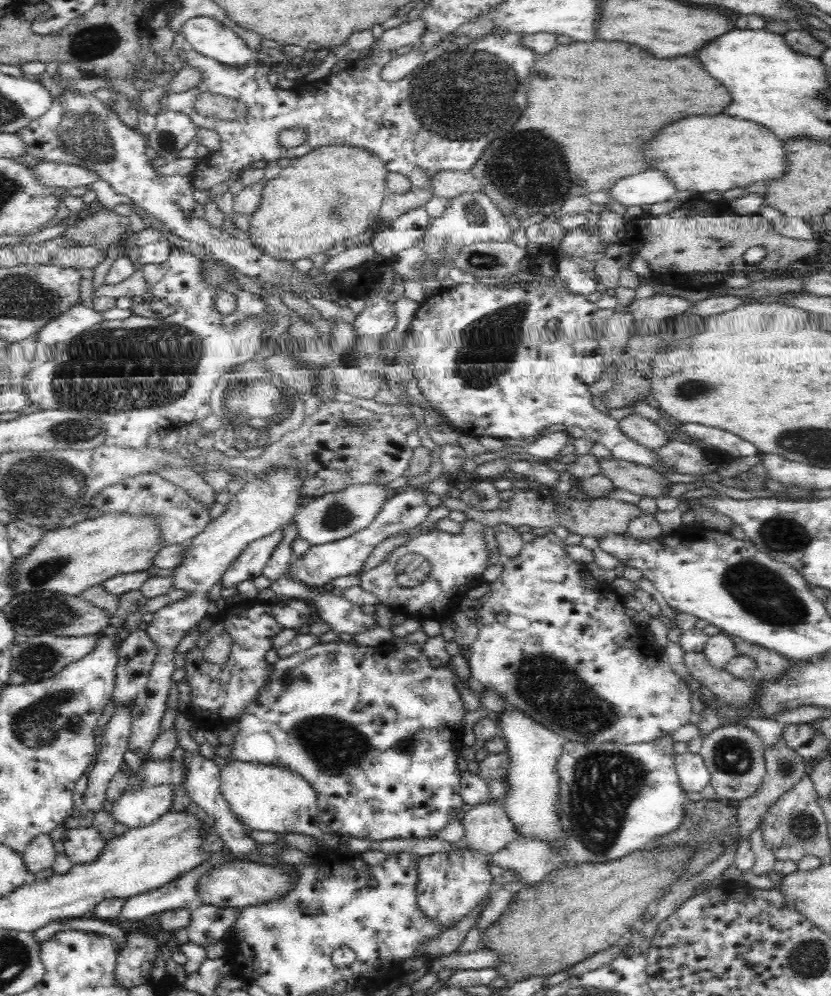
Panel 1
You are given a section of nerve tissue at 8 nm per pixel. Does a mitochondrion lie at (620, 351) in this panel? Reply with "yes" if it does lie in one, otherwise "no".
no

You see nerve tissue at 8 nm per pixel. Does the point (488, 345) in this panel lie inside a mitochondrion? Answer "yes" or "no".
yes

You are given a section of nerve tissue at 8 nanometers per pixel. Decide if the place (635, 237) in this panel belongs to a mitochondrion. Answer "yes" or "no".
no

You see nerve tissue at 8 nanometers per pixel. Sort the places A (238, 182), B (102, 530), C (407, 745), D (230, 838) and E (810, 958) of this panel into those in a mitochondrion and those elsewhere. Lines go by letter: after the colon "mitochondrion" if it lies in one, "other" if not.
A: other
B: other
C: mitochondrion
D: other
E: mitochondrion

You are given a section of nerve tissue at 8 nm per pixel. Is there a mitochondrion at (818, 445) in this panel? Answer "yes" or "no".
yes

